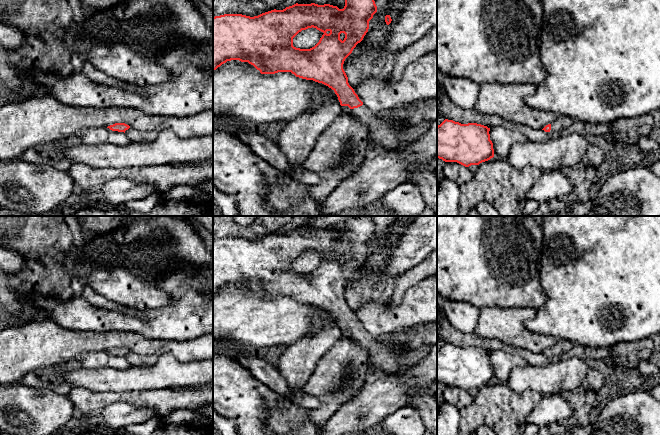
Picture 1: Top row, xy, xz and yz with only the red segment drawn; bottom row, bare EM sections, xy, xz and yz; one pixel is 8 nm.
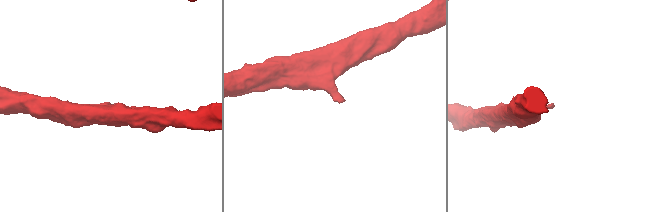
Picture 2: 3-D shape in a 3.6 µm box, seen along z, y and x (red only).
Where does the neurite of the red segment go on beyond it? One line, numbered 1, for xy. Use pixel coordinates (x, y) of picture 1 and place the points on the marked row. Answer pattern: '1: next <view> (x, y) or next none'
1: next none

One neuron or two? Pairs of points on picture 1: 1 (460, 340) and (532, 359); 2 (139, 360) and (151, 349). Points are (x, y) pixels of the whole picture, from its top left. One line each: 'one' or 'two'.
1: one
2: two

